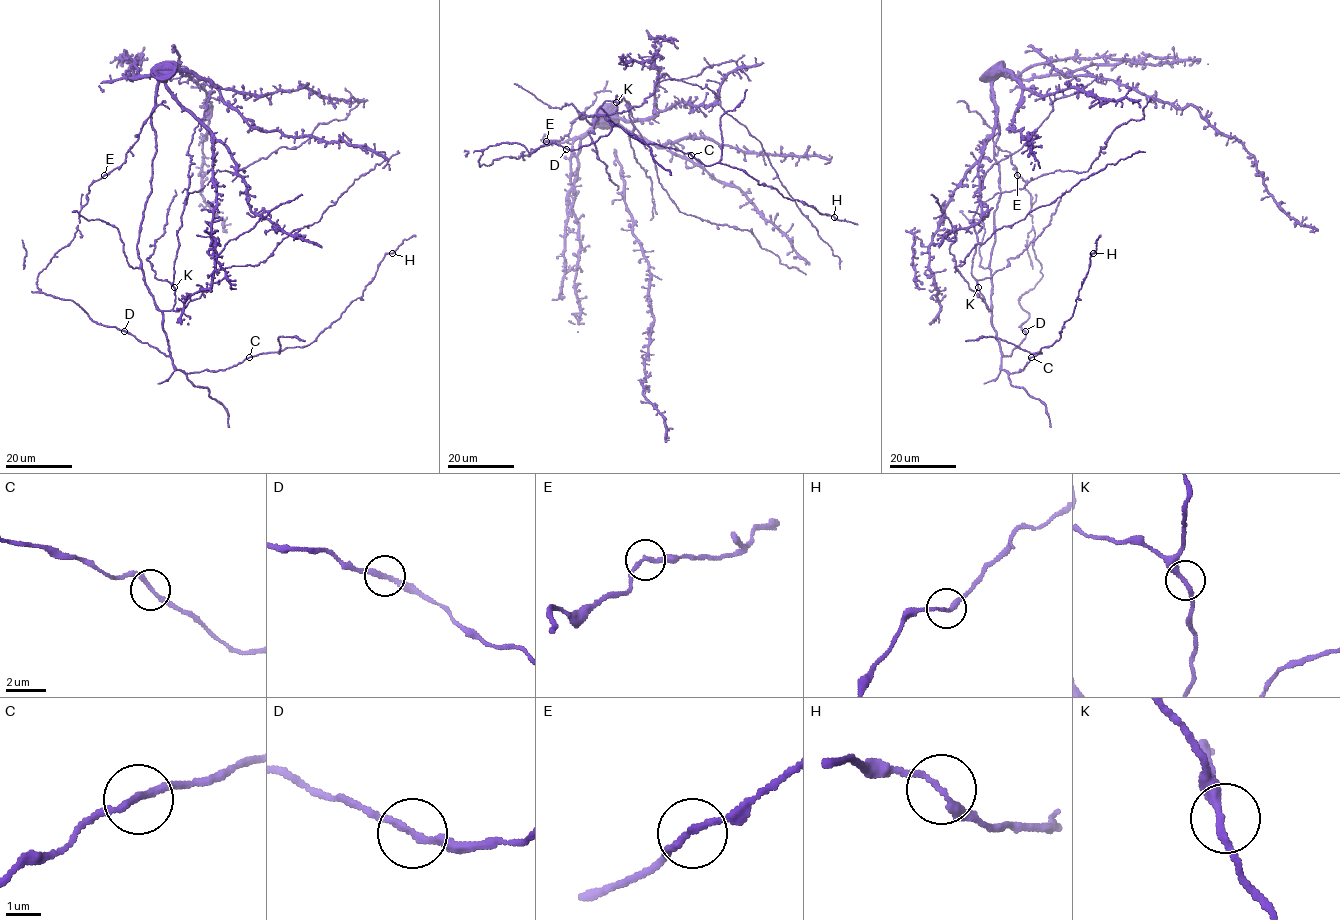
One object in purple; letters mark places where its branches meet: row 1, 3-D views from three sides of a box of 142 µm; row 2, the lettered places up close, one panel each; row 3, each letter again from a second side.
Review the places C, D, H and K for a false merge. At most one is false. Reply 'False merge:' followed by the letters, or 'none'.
False merge: none

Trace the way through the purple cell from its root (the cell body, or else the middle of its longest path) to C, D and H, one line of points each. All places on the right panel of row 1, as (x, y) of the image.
C: (977, 287), (992, 311), (1002, 368), (1009, 373), (1018, 372), (1031, 357)
D: (977, 287), (992, 311), (992, 325), (1004, 355), (1010, 355), (1026, 337), (1025, 331)
H: (977, 287), (992, 311), (1002, 368), (1018, 372), (1060, 338), (1093, 253)

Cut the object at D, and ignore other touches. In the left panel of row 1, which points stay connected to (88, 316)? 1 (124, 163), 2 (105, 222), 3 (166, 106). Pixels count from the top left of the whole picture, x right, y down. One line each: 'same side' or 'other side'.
1: same side
2: other side
3: same side

